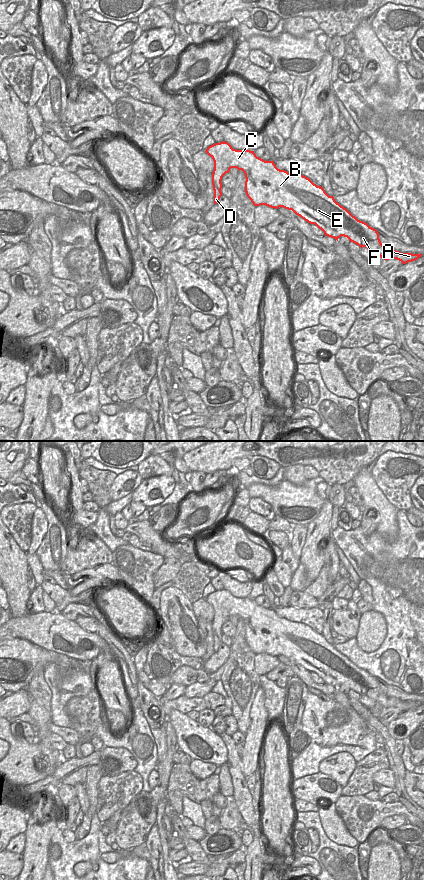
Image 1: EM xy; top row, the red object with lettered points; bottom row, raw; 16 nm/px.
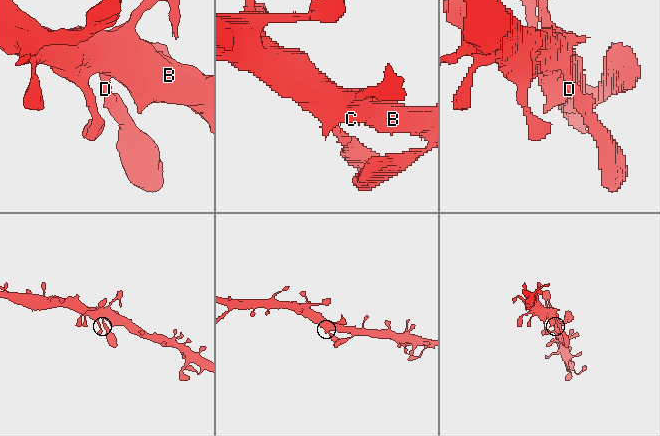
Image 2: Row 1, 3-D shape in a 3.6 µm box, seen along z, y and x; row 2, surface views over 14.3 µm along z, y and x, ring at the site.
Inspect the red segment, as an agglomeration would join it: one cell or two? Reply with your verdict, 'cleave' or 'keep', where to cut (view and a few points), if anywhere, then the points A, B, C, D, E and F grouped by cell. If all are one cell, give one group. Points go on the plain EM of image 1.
keep; cut none; groups A B C D E F

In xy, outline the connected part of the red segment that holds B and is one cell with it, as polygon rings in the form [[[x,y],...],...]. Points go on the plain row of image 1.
[[[223,589],[209,594],[205,600],[214,609],[212,621],[214,652],[217,652],[222,644],[222,625],[229,621],[231,616],[237,616],[238,619],[242,618],[245,622],[245,640],[254,654],[266,653],[275,657],[283,655],[292,658],[308,671],[315,672],[324,680],[325,684],[334,686],[337,689],[341,684],[347,685],[350,690],[357,692],[361,696],[366,695],[384,708],[397,707],[402,712],[406,712],[422,704],[422,702],[401,701],[385,695],[381,691],[376,677],[358,668],[346,656],[337,651],[333,644],[329,644],[322,634],[317,634],[306,624],[291,622],[278,617],[274,609],[265,609],[257,605],[254,599],[236,598],[228,590]]]

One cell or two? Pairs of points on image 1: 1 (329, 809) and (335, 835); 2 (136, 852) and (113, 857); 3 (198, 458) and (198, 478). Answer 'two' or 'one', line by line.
1: one
2: one
3: two

